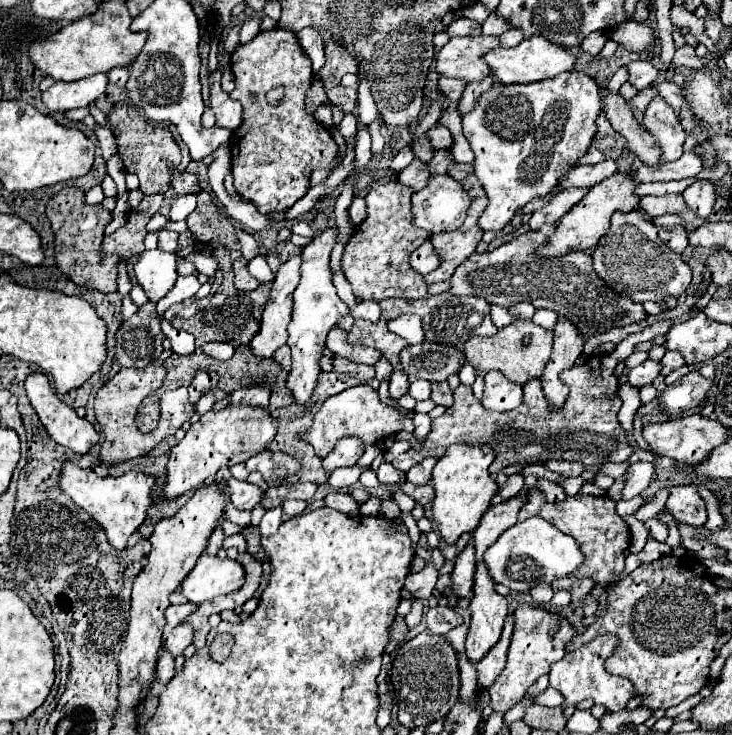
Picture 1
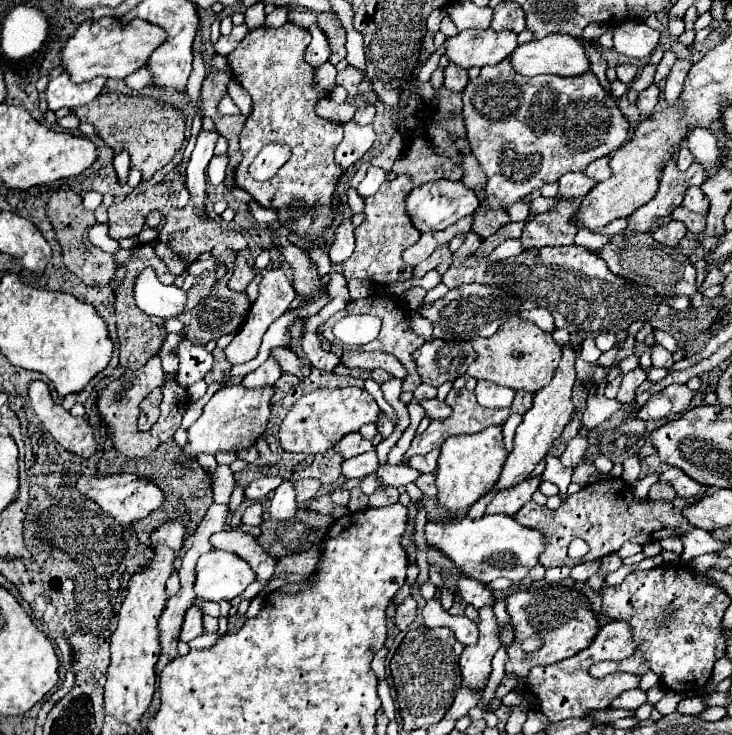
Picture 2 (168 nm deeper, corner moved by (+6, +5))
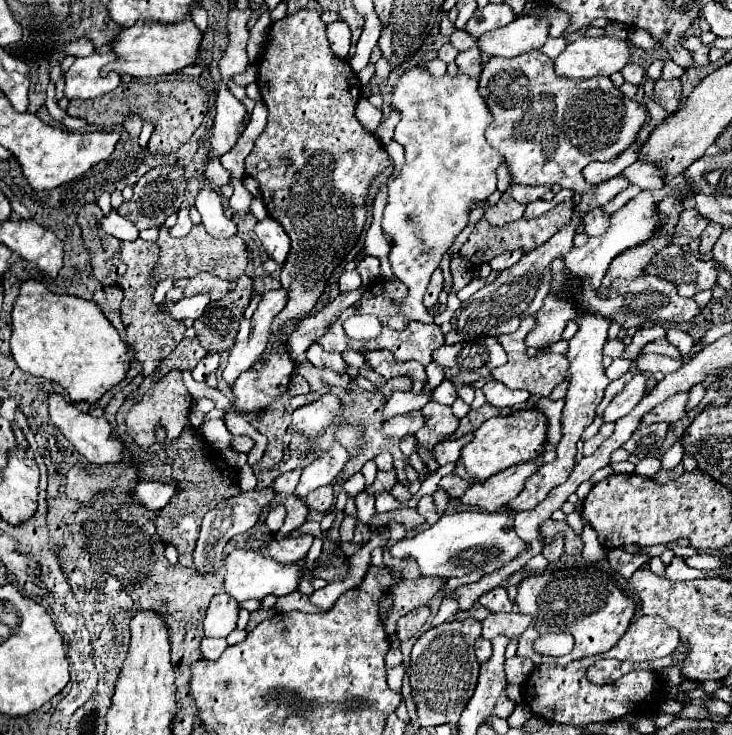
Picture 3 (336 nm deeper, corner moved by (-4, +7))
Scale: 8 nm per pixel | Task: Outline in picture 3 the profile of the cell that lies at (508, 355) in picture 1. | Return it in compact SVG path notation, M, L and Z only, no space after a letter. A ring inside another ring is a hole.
M527 317L527 321L521 321L519 329L509 333L509 335L501 335L499 341L505 349L505 353L509 355L507 365L493 369L491 375L501 381L503 385L507 385L509 389L525 389L531 395L539 395L539 397L549 397L549 393L555 389L555 385L559 385L563 379L567 379L567 357L565 355L553 355L553 353L543 353L539 357L527 357L527 347L525 347L525 335L529 333L531 325L535 325L533 317Z

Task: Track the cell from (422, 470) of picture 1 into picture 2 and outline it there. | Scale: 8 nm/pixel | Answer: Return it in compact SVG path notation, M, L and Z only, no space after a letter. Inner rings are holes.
M433 449L427 455L413 455L409 459L409 467L417 469L419 473L435 473L437 457L439 457L439 449Z

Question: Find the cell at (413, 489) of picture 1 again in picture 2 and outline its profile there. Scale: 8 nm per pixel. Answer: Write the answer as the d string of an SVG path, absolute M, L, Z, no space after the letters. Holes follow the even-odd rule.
M427 473L427 475L421 475L415 485L423 491L425 497L429 499L435 499L437 497L437 487L435 487L435 473Z

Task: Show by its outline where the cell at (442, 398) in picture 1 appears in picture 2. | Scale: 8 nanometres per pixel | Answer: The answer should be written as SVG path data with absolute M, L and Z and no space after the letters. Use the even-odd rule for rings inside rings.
M437 397L433 399L423 399L421 405L425 407L425 415L429 419L445 419L451 415L451 407L445 401L439 401Z

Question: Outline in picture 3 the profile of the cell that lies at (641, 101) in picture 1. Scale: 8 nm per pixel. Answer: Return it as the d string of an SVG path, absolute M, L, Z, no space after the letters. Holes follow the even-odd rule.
M659 79L655 83L655 97L657 101L661 103L661 107L665 111L669 111L669 115L673 115L677 109L683 107L681 103L681 81L679 79L671 79L671 81L665 81L665 79Z

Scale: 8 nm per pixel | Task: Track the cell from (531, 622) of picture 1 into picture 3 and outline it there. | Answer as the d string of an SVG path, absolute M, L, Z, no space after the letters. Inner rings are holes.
M571 567L571 569L559 569L553 573L537 573L525 577L517 587L515 605L519 613L531 615L531 625L527 631L519 637L517 655L531 657L535 665L567 665L573 659L591 657L597 653L605 653L611 647L617 645L617 641L627 631L627 625L631 623L637 605L633 597L629 597L623 589L617 587L615 579L595 567ZM547 631L565 631L575 637L575 647L565 657L543 657L533 651L535 639L545 635Z

